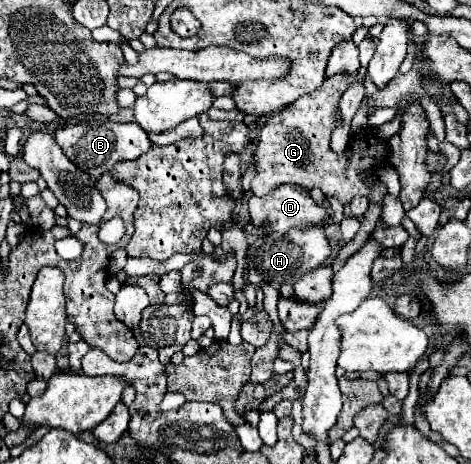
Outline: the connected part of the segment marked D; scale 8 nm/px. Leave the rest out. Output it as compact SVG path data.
M283 185L279 189L275 189L273 193L265 195L265 197L251 197L249 199L249 213L251 213L251 221L253 225L263 231L263 233L285 233L287 229L307 229L307 227L315 227L315 225L323 225L331 215L327 211L327 207L317 205L309 191L303 187L295 187L295 185Z

